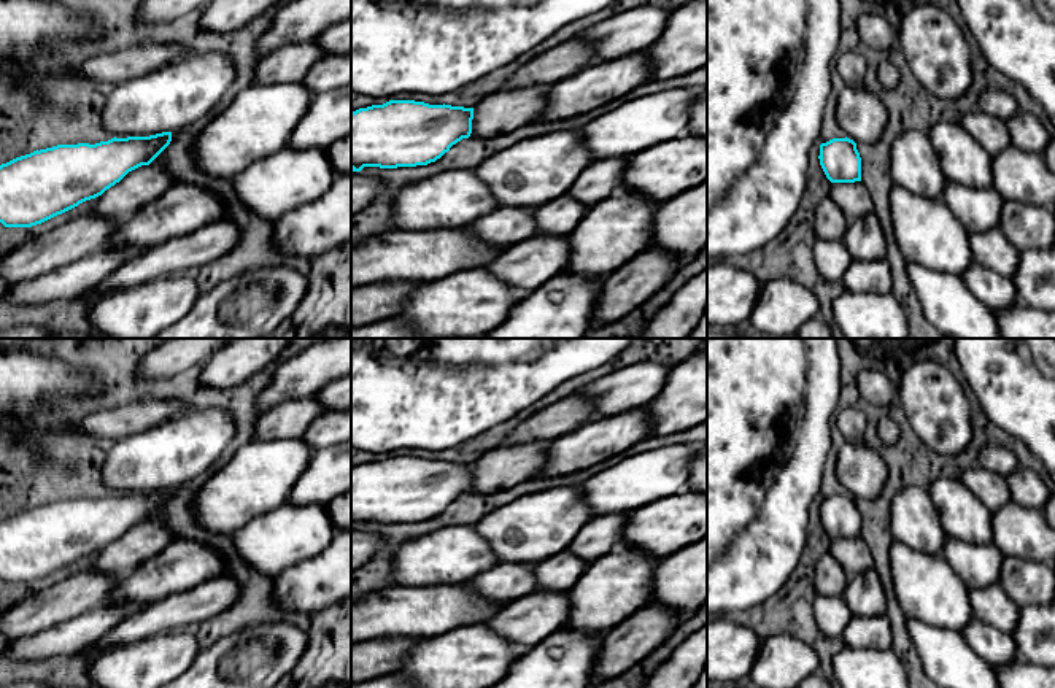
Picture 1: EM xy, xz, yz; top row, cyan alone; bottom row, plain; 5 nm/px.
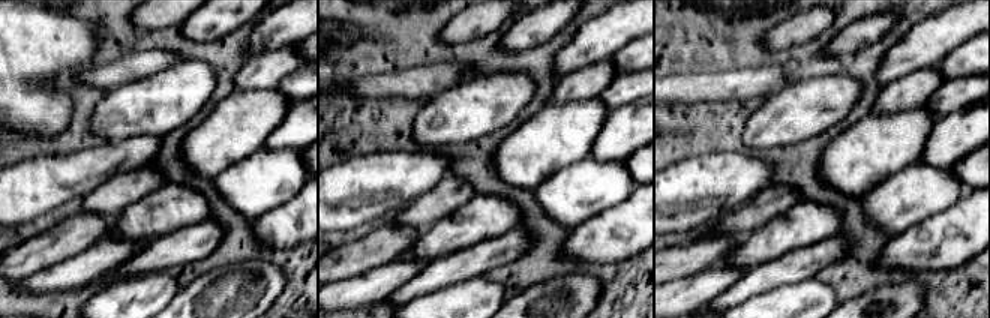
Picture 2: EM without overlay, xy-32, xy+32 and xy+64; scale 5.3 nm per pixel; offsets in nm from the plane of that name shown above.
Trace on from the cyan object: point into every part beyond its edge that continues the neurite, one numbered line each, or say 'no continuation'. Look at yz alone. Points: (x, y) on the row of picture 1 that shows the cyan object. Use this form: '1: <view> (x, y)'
no continuation

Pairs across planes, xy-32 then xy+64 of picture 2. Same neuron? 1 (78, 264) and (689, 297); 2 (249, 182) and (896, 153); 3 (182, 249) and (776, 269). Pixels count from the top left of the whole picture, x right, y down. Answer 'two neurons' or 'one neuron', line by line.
1: one neuron
2: two neurons
3: one neuron

